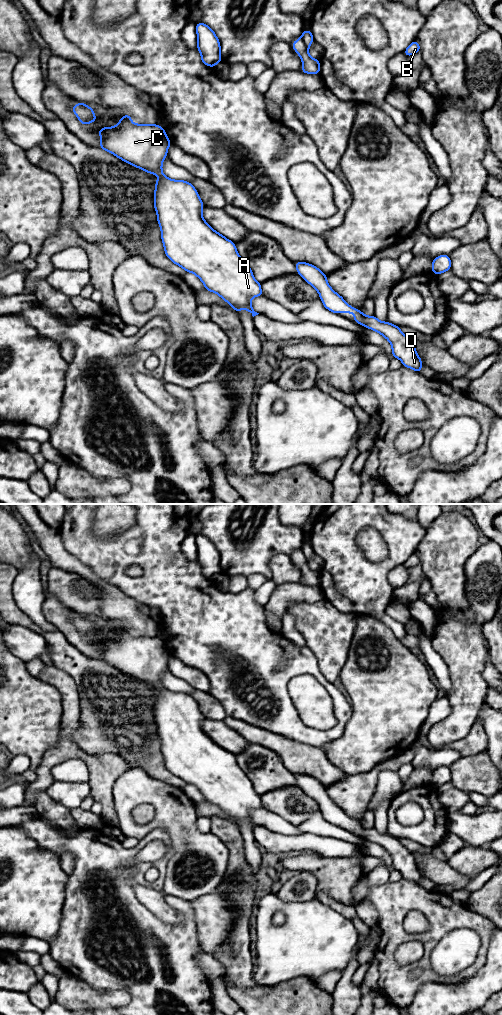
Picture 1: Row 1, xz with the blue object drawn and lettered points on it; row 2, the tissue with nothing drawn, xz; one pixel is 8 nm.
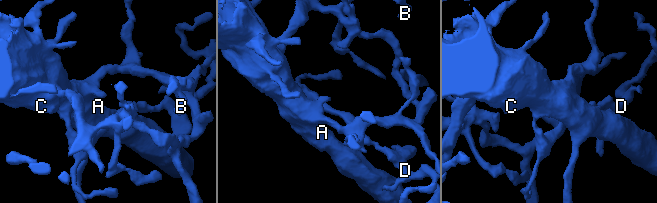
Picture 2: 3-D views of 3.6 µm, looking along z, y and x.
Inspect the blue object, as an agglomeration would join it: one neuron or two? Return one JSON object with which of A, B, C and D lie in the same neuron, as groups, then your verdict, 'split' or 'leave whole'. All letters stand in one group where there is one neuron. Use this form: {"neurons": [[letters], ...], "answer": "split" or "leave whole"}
{"neurons": [["A", "B", "C", "D"]], "answer": "leave whole"}

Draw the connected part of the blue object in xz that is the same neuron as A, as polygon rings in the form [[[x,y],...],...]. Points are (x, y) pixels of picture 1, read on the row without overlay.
[[[125,626],[116,638],[99,641],[99,660],[147,685],[159,687],[155,695],[154,719],[166,768],[185,784],[195,786],[206,802],[218,806],[234,823],[245,821],[253,829],[258,827],[251,818],[251,810],[264,808],[261,795],[254,791],[252,782],[238,766],[235,755],[215,743],[203,731],[205,716],[190,694],[172,692],[163,686],[162,675],[171,657],[165,641],[158,636],[134,636],[131,631],[130,627]]]

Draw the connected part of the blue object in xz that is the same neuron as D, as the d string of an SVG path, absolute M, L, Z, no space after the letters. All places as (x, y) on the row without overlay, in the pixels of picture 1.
M294 774L297 785L317 803L326 821L338 825L353 825L354 833L384 848L392 858L392 868L401 872L404 879L420 886L423 878L413 852L401 844L400 839L382 834L375 828L366 828L345 814L328 796L327 788L317 779L306 774Z

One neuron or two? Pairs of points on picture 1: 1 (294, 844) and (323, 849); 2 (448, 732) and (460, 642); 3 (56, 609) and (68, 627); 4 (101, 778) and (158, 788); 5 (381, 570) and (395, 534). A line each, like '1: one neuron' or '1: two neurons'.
1: one neuron
2: one neuron
3: one neuron
4: two neurons
5: one neuron

